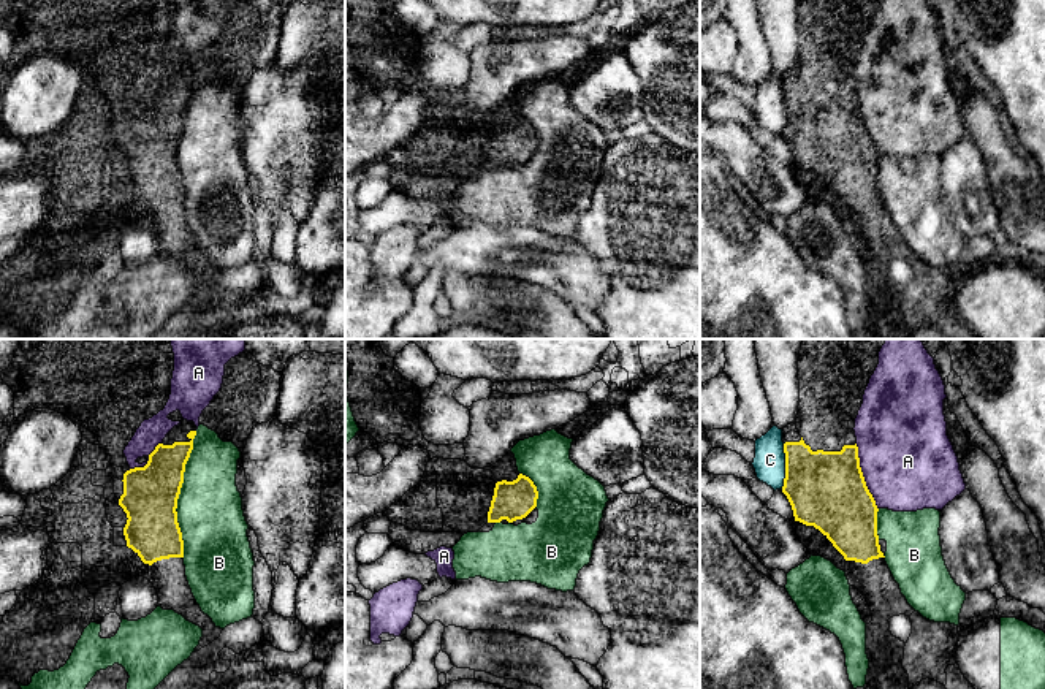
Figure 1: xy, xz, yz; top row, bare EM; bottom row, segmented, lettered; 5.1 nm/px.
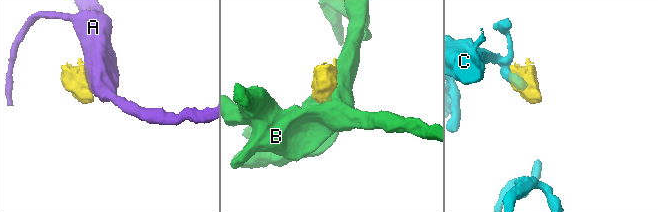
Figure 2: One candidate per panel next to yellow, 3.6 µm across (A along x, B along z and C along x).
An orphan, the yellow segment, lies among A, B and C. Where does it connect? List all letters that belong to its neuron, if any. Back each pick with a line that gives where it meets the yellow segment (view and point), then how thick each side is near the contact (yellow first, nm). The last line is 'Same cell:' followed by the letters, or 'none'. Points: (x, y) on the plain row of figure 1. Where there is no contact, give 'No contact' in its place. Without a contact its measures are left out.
Same cell: none

